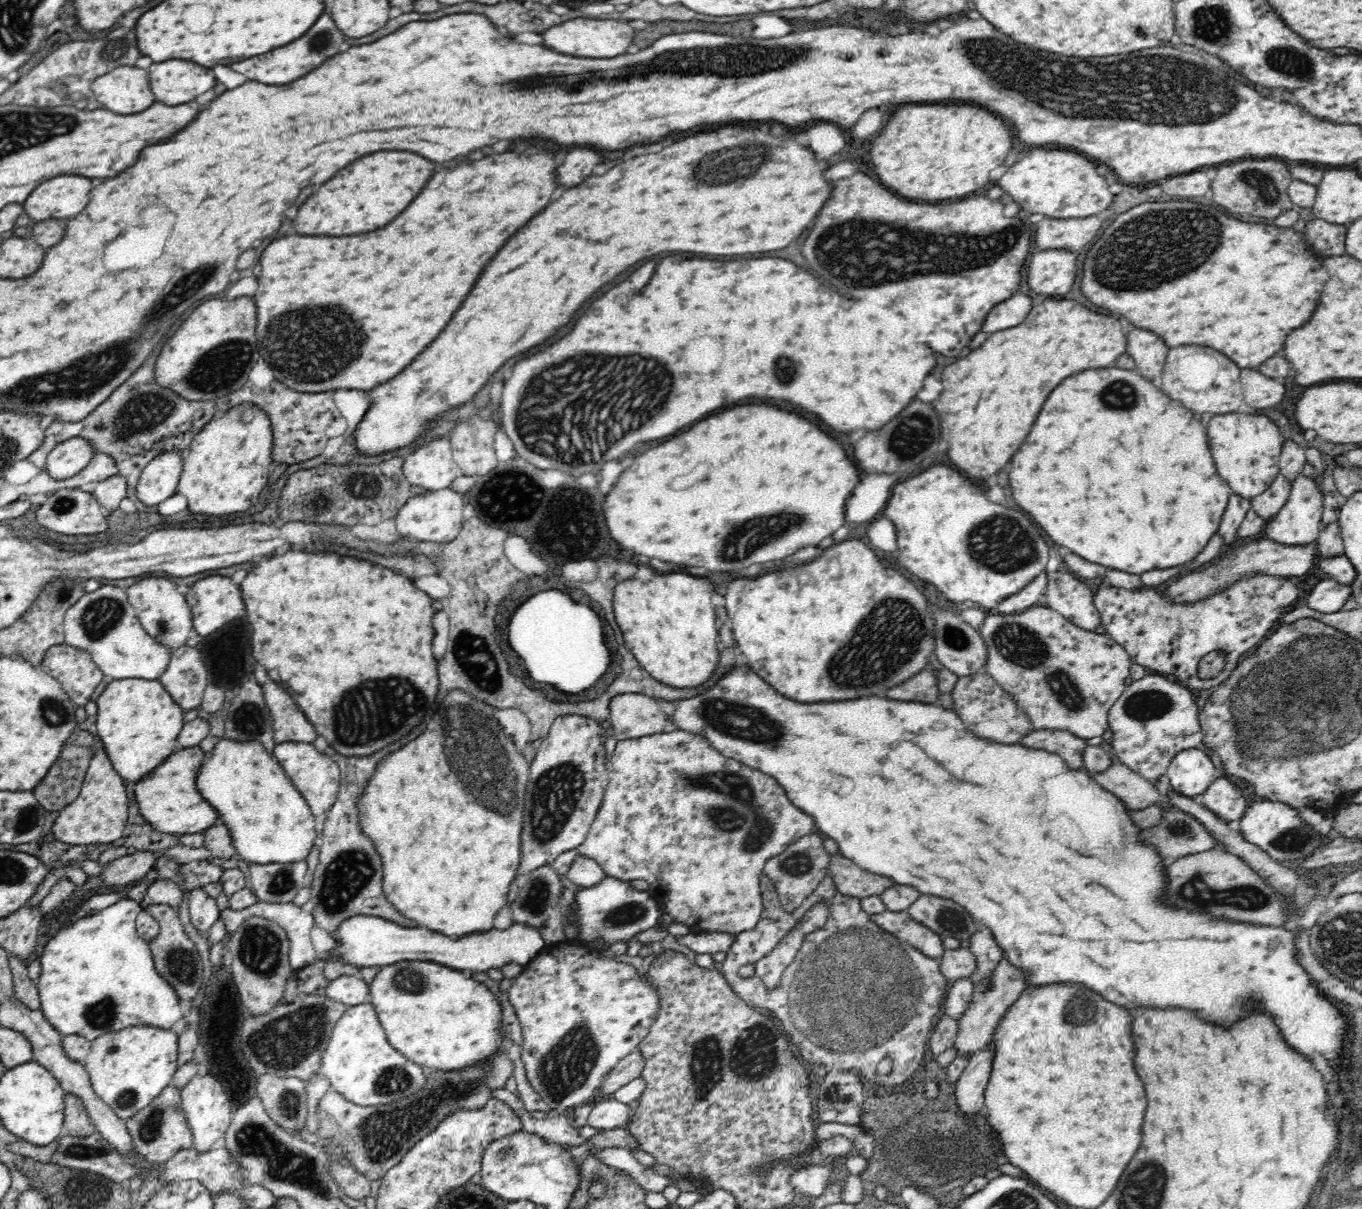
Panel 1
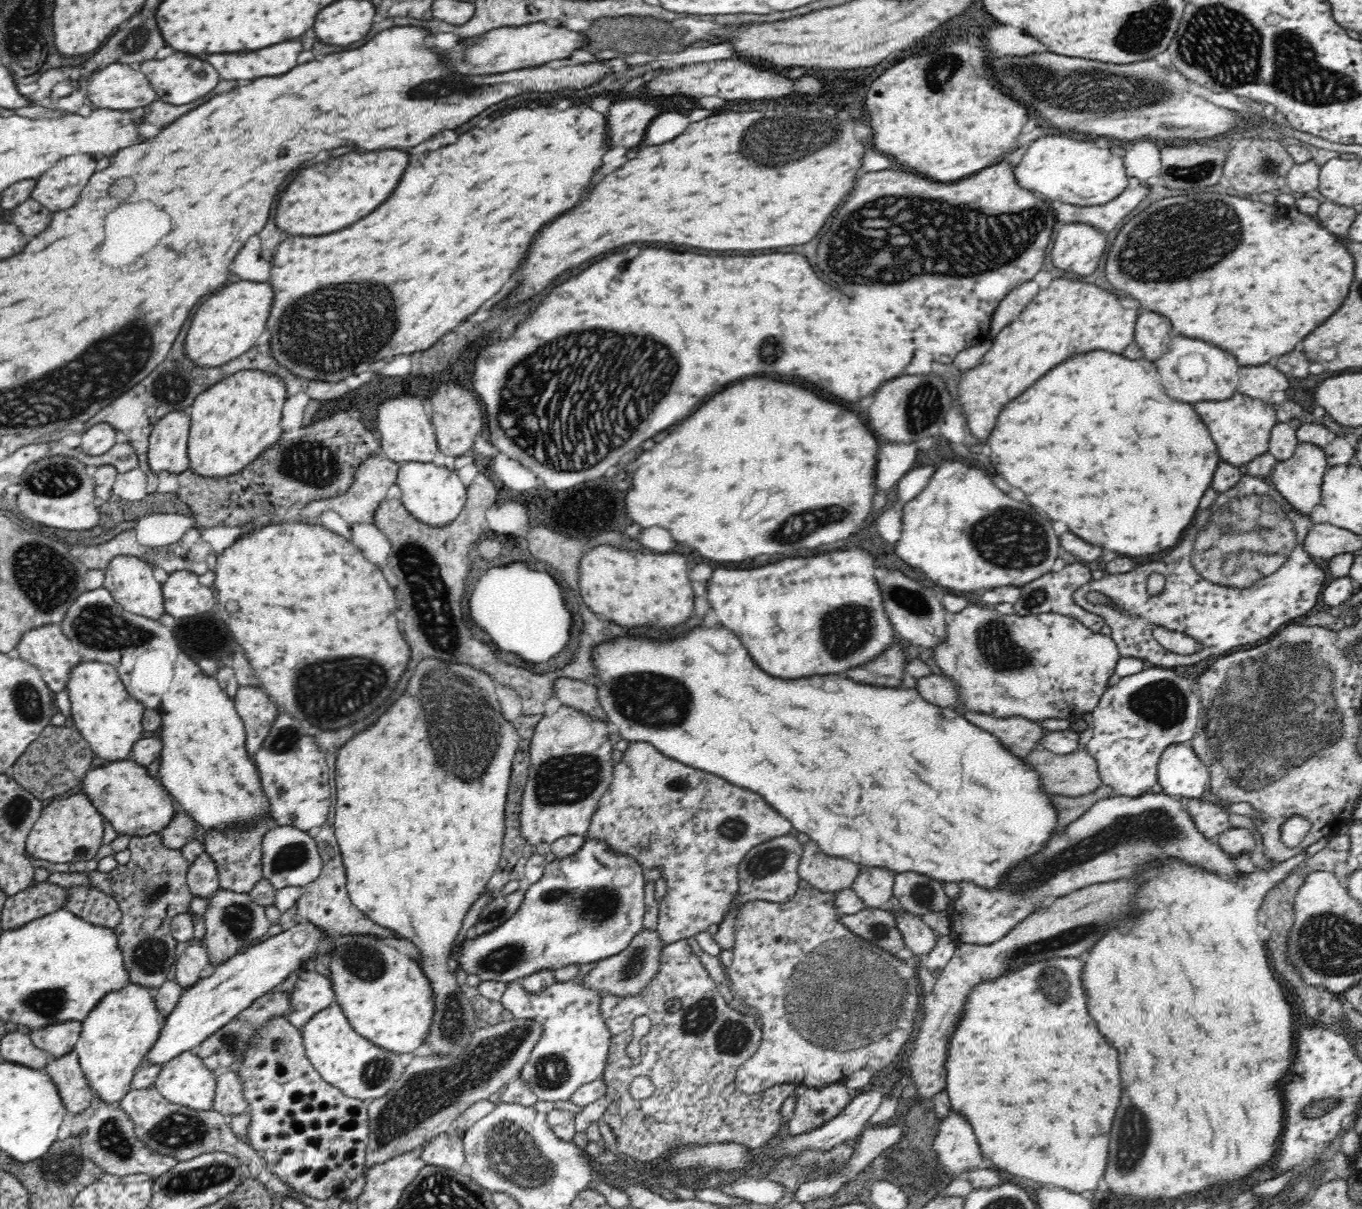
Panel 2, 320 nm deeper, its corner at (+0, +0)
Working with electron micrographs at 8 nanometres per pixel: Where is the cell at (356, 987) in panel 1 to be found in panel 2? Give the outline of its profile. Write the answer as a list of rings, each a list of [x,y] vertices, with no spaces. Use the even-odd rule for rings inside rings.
[[[311,968],[300,970],[298,980],[286,993],[290,997],[290,1010],[285,1016],[299,1029],[316,1012],[335,1003],[330,979]]]

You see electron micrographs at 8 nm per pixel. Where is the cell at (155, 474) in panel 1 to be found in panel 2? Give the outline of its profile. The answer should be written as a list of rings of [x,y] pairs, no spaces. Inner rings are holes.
[[[172,410],[158,418],[158,422],[154,424],[154,428],[149,436],[149,449],[147,452],[148,463],[154,473],[166,472],[179,474],[185,472],[190,461],[188,456],[188,439],[191,418],[184,410]]]

